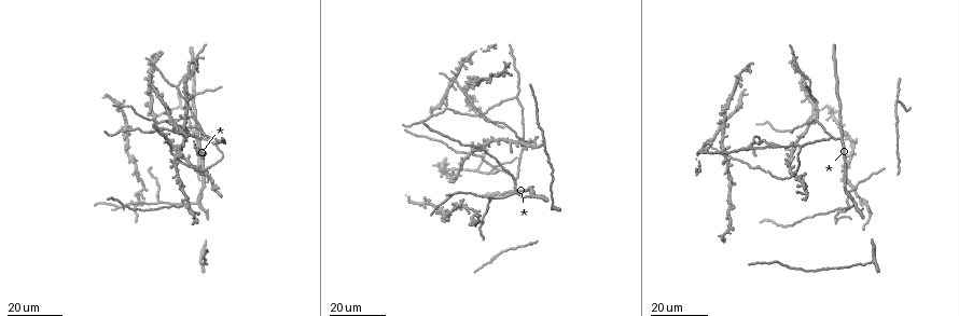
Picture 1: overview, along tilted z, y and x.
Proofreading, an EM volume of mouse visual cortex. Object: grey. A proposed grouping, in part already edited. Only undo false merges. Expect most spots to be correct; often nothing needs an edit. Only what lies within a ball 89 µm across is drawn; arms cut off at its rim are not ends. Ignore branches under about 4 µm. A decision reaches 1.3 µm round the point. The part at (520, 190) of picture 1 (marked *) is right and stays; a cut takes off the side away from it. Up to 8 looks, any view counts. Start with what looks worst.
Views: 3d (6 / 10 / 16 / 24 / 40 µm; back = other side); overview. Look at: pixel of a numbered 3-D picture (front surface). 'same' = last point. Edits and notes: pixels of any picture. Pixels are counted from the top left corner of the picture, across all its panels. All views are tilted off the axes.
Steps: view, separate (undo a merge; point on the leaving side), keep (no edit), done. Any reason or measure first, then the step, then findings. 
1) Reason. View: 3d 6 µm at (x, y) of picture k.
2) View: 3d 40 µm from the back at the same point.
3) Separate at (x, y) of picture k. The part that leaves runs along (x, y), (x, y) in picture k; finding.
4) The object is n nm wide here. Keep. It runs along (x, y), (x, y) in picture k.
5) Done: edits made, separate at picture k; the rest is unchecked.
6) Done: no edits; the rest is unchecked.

Three arms meet. View: 3d 24 µm at (762, 140) of picture 1.

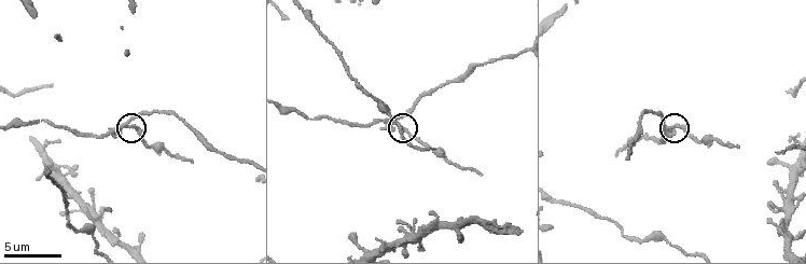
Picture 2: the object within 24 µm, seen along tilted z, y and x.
View: 3d 6 µm at (123, 126) of picture 2.

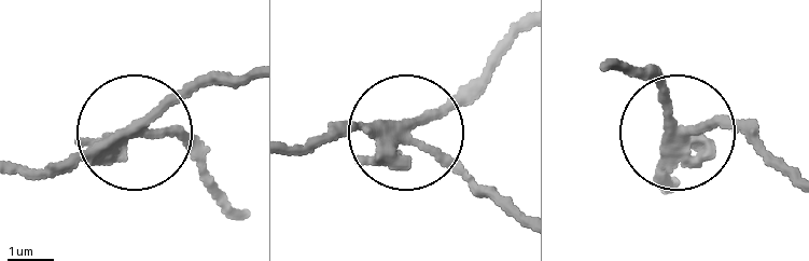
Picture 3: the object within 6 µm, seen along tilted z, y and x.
3 arms meet here. Separate at (165, 132) of picture 3. The part that leaves runs along (392, 131), (442, 149), (517, 211) in picture 3; a second neuron is stuck on.

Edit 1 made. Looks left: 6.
Three-way junction. View: 3d 16 µm at (818, 119) of picture 1.

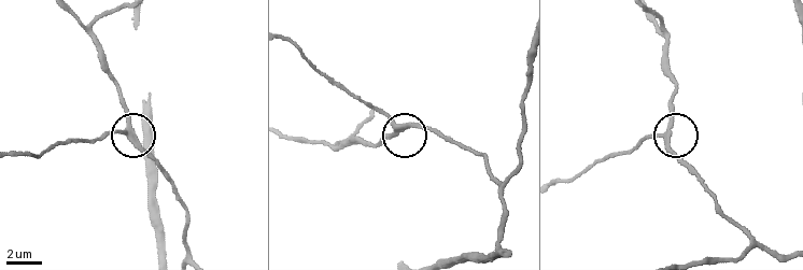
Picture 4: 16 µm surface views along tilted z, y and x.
View: 3d 6 µm at (127, 127) of picture 4.

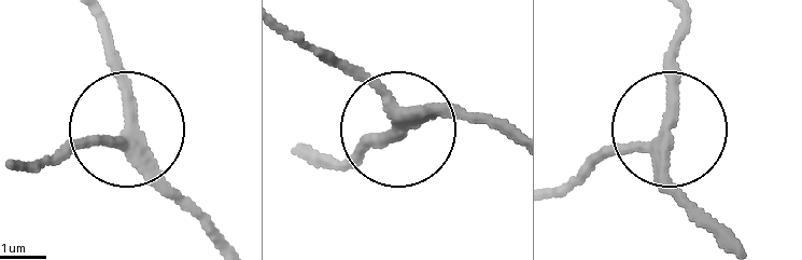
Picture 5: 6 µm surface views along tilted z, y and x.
View: 3d 6 µm from the back at (399, 123) of picture 5.

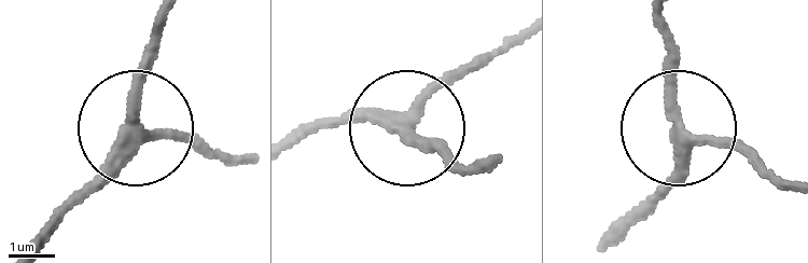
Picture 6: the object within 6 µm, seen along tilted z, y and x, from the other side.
The object is 250 nm wide here. Keep. Continuous, no second neuron.

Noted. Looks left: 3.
Three-way junction. View: 3d 24 µm at (179, 86) of picture 1.

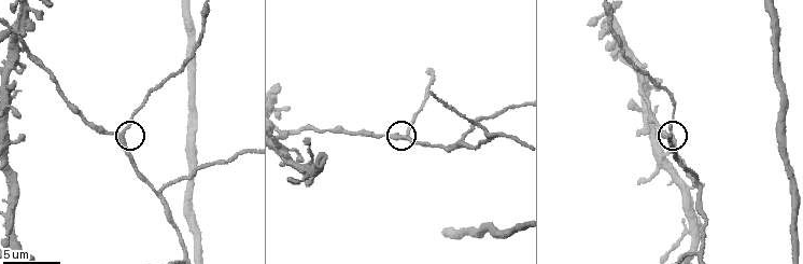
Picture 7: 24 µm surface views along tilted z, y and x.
View: 3d 10 µm at (391, 136) of picture 7.

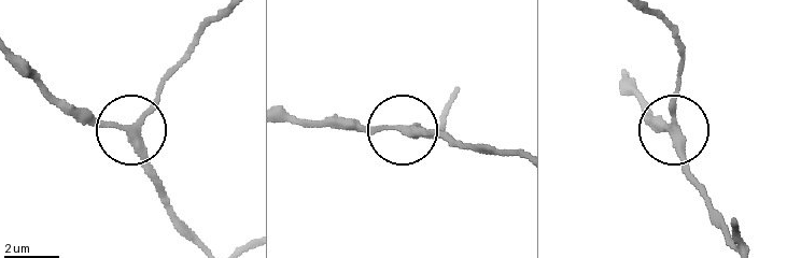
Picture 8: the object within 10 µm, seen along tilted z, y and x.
The object is 260 nm wide here. Keep. Continuous, no second neuron.

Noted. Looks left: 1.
Branch point. View: 3d 16 µm at (447, 146) of picture 7.

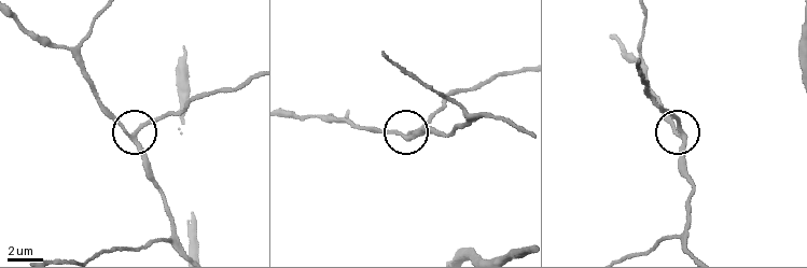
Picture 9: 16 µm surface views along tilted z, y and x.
The object is 220 nm wide here. Keep. It runs along (689, 249), (684, 241), (692, 184), (679, 124), (668, 111) in picture 9; continuous, no second neuron.

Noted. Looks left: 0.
Done: edits made, separate at picture 3; the rest is unchecked.

